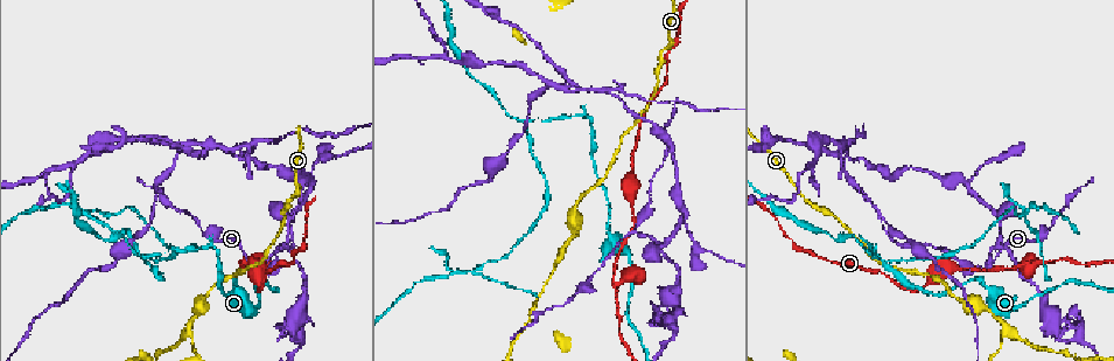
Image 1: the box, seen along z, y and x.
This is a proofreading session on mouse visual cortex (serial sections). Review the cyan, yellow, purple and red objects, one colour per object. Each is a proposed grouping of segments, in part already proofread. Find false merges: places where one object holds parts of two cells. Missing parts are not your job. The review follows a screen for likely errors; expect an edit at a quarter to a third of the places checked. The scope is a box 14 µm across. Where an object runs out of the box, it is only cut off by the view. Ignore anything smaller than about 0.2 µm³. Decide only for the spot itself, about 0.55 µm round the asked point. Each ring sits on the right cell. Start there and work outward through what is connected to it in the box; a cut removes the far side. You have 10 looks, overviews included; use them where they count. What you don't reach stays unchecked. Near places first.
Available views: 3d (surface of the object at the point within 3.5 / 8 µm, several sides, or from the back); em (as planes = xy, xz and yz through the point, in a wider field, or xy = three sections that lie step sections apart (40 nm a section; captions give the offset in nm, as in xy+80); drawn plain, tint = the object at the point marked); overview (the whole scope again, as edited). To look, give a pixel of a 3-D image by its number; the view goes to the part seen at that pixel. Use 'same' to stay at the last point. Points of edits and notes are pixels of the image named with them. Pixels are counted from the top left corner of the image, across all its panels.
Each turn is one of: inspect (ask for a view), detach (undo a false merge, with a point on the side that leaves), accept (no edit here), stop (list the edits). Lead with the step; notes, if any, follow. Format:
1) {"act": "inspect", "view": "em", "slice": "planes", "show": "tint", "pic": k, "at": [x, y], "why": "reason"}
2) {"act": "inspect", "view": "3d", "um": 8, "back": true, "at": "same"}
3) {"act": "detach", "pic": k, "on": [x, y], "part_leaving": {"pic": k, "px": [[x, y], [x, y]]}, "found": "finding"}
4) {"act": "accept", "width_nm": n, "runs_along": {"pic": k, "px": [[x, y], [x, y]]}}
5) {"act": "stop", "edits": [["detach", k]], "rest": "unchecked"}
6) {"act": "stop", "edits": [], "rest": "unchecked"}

{"act": "inspect", "view": "3d", "um": 8, "back": true, "pic": 1, "at": [217, 252]}

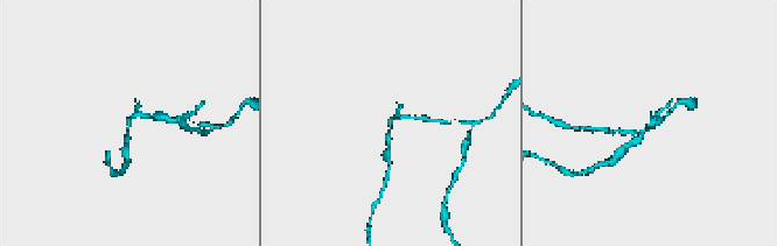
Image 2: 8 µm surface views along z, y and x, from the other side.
{"act": "inspect", "view": "3d", "um": 3.5, "pic": 2, "at": [657, 120], "why": "zoom in"}

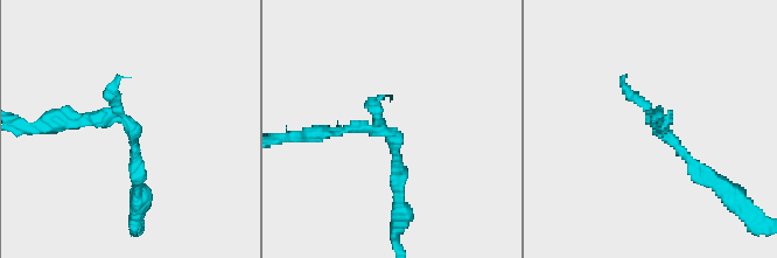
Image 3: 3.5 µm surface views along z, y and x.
{"act": "inspect", "view": "em", "slice": "xy", "step": 1, "show": "tint", "pic": 3, "at": [131, 122], "why": "now the EM"}

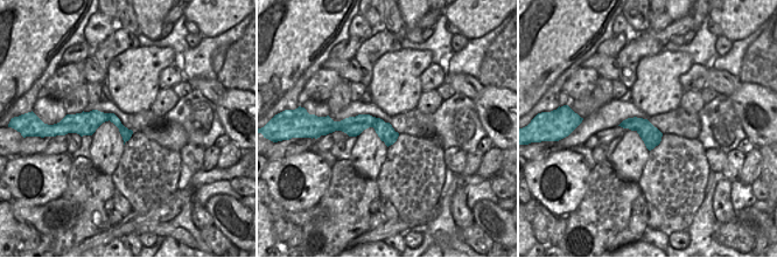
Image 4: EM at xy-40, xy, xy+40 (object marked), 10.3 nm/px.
{"act": "detach", "pic": 3, "on": [71, 119], "width_nm": 180, "part_leaving": {"pic": 3, "px": [[126, 120], [79, 117], [33, 127]]}, "found": "two cells meet here"}

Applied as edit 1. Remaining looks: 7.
{"act": "inspect", "view": "3d", "um": 3.5, "back": true, "pic": 1, "at": [635, 231], "why": "abrupt turn"}

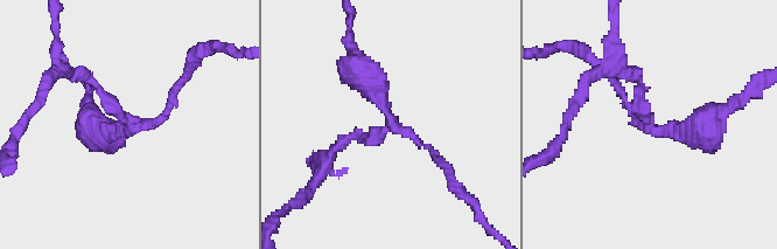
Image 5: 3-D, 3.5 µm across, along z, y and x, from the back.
{"act": "inspect", "view": "em", "slice": "xy", "step": 5, "show": "tint", "pic": 5, "at": [397, 125]}

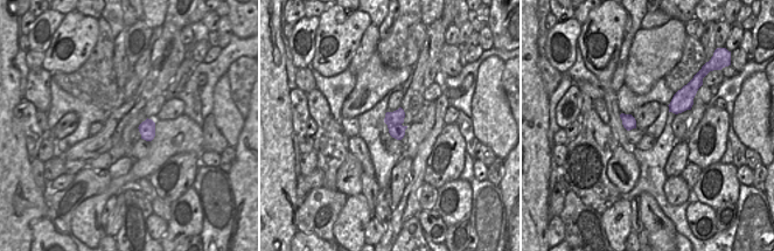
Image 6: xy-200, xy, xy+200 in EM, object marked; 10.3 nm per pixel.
{"act": "inspect", "view": "em", "slice": "xy", "step": 3, "show": "tint", "at": "same", "why": "cut it another way"}

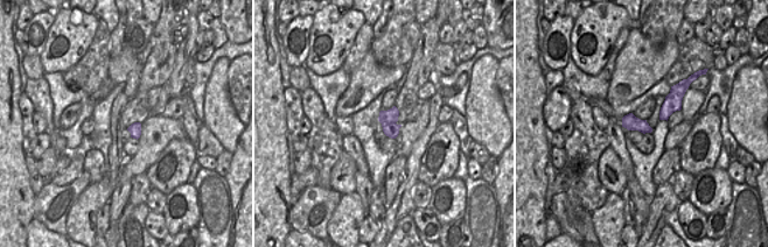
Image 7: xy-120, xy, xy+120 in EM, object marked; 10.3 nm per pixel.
{"act": "detach", "pic": 5, "on": [103, 95], "arm_widths_nm": [100, 150, 350], "border": {"pic": 7, "px": [[395, 122], [382, 125]]}, "found": "two cells meet here"}

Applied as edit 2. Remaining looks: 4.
{"act": "inspect", "view": "em", "slice": "xy", "step": 1, "show": "tint", "pic": 1, "at": [258, 304], "why": "calibre changes"}

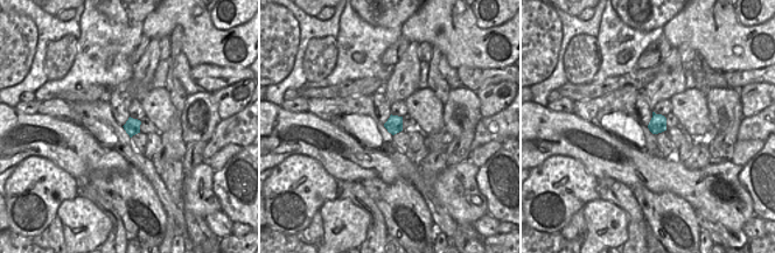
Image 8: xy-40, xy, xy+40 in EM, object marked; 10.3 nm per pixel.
{"act": "inspect", "view": "3d", "um": 3.5, "at": "same"}

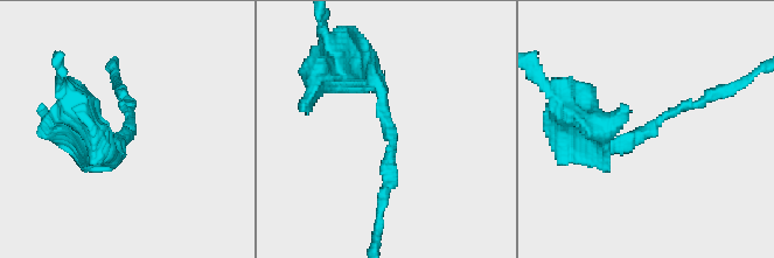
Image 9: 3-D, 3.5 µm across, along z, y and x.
{"act": "accept", "arm_widths_nm": [150, 400], "runs_along": {"pic": 9, "px": [[349, 65], [381, 92], [388, 182]]}, "found": "continuous, no second cell"}

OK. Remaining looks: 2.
{"act": "stop", "edits": [["detach", 3], ["detach", 5]], "rest": "unchecked"}

